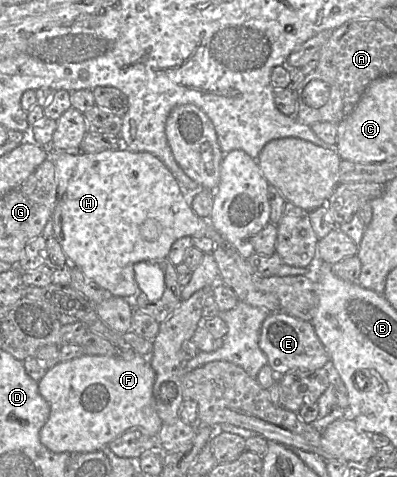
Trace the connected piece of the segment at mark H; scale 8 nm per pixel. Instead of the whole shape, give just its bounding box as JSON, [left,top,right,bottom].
[48,147,212,297]

